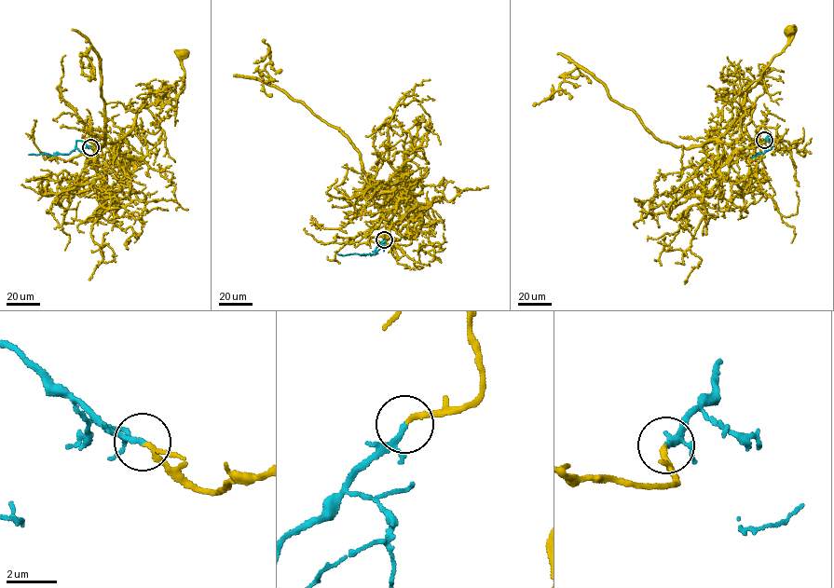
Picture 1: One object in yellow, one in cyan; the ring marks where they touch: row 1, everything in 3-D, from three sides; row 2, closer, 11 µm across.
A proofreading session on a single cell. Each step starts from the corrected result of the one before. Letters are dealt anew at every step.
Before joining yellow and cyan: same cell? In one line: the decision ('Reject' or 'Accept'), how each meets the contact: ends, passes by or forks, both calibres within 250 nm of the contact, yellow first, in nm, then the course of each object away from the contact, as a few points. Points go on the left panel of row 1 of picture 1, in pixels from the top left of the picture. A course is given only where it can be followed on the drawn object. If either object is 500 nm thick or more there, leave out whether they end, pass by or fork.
Accept. At the ring yellow ends. At the ring cyan passes by. Thickness 200 nm (yellow) against 150 nm. Course of yellow: (90, 147), (102, 148), (107, 135), (119, 150), (139, 109), (174, 99), (184, 86), (182, 55). Course of cyan: (90, 147), (77, 141), (75, 148), (67, 154), (29, 155)

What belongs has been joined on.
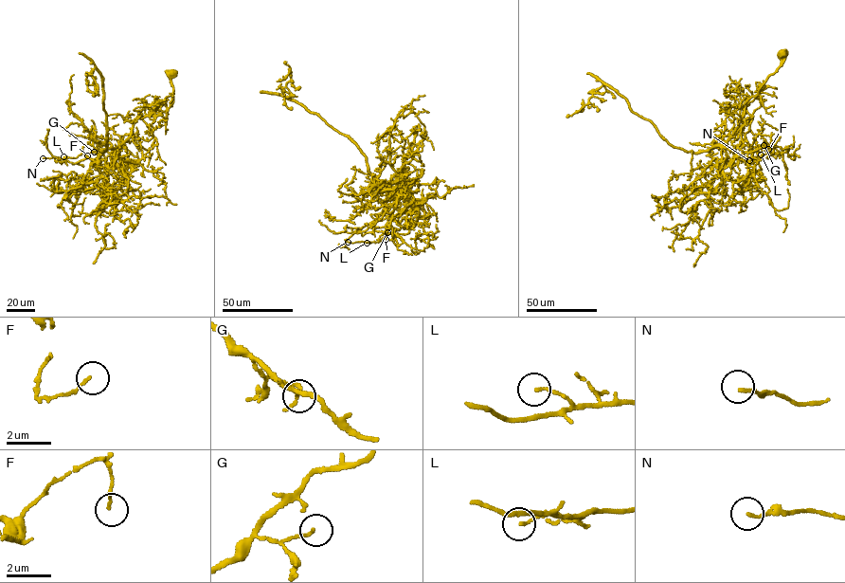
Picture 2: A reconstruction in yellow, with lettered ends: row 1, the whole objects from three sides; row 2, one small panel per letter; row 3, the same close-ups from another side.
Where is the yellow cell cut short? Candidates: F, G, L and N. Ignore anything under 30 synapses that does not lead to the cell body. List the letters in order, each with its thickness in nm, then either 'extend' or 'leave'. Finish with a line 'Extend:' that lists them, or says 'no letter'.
F: 110 nm | leave
G: 120 nm | leave
L: 110 nm | leave
N: 110 nm | leave
Extend: no letter

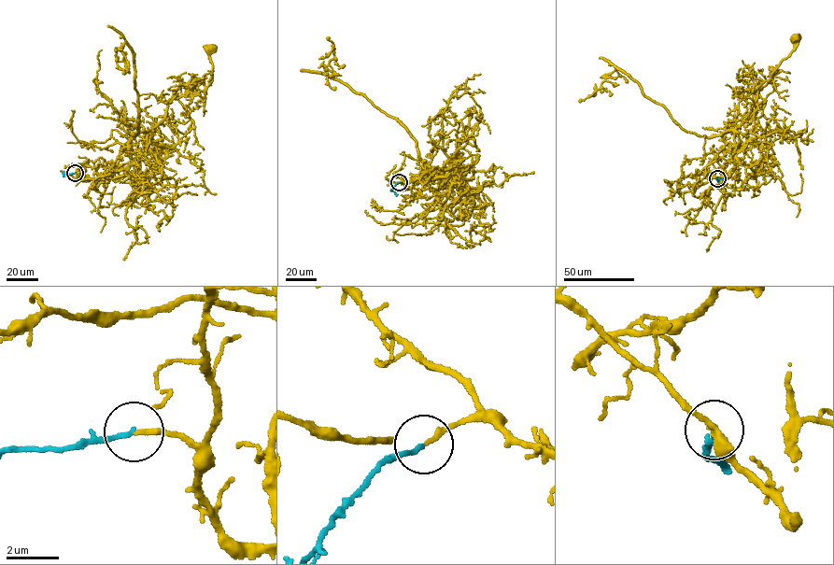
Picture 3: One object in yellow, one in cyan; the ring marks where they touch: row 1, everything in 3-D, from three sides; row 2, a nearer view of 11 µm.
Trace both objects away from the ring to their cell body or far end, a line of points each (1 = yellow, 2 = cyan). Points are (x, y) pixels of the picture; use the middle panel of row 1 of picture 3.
1: (399, 182), (441, 168), (442, 176), (434, 176), (424, 167), (445, 177), (446, 188), (473, 188), (464, 214)
2: (399, 182), (391, 190), (396, 196)

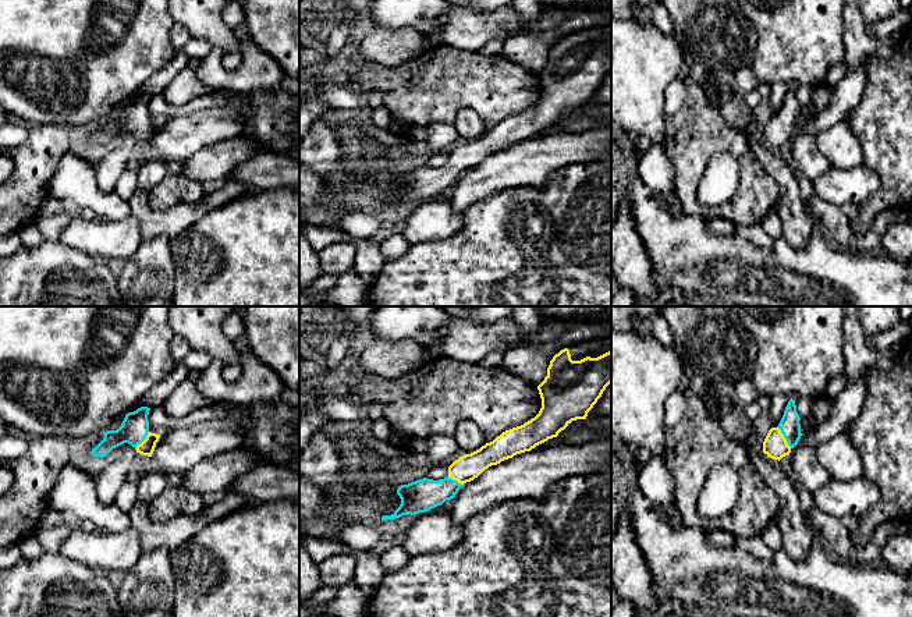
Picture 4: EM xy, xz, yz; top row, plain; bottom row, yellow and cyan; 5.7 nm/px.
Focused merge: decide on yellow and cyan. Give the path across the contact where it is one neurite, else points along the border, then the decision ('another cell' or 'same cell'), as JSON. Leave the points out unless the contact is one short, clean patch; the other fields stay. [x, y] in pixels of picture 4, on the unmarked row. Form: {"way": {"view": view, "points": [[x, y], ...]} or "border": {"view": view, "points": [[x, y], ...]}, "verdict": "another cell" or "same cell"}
{"way": {"view": "yz", "points": [[774, 133], [784, 126], [790, 114]]}, "verdict": "same cell"}

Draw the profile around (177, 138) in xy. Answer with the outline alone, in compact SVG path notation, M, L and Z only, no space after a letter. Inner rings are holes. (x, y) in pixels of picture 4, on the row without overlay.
M231 104L210 106L160 121L152 146L168 162L185 160L202 149L242 134L242 116Z

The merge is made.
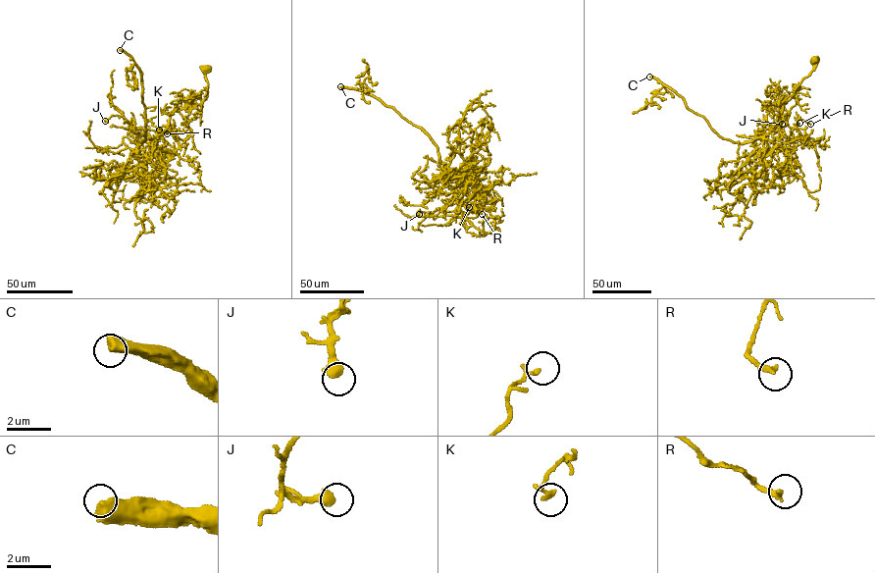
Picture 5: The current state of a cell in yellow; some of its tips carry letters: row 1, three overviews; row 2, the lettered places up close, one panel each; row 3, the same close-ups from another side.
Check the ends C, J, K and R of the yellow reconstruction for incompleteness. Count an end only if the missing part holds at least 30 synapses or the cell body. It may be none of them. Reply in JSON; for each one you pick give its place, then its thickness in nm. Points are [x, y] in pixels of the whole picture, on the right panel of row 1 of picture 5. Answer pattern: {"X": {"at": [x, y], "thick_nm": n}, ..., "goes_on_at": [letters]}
{"C": {"at": [649, 77], "thick_nm": 550}, "goes_on_at": ["C"]}

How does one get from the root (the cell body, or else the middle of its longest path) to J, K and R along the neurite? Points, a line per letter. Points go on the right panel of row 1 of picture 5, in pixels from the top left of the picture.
J: (813, 61), (812, 71), (784, 102), (777, 121), (764, 137), (779, 136), (787, 118), (781, 118), (782, 124)
K: (813, 61), (812, 71), (784, 102), (764, 137), (791, 143), (802, 136), (796, 128), (799, 123)
R: (813, 61), (812, 71), (784, 102), (777, 121), (764, 137), (777, 144), (788, 142), (797, 120), (810, 124)

